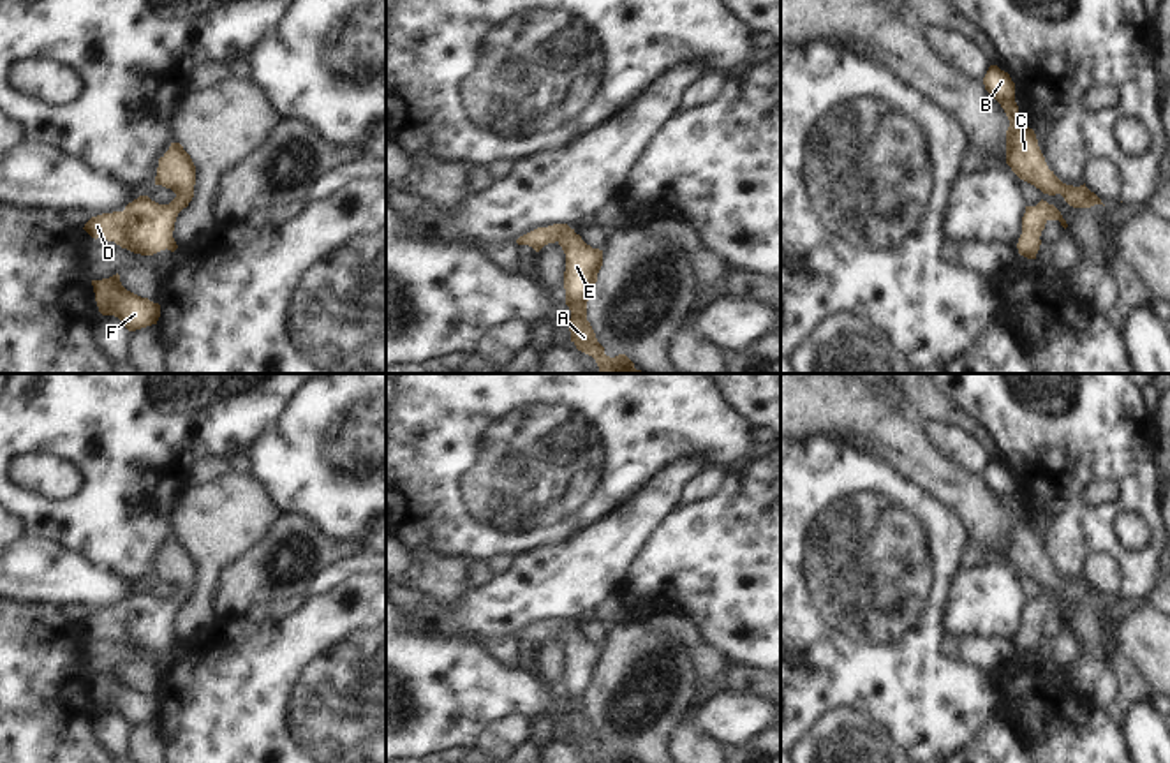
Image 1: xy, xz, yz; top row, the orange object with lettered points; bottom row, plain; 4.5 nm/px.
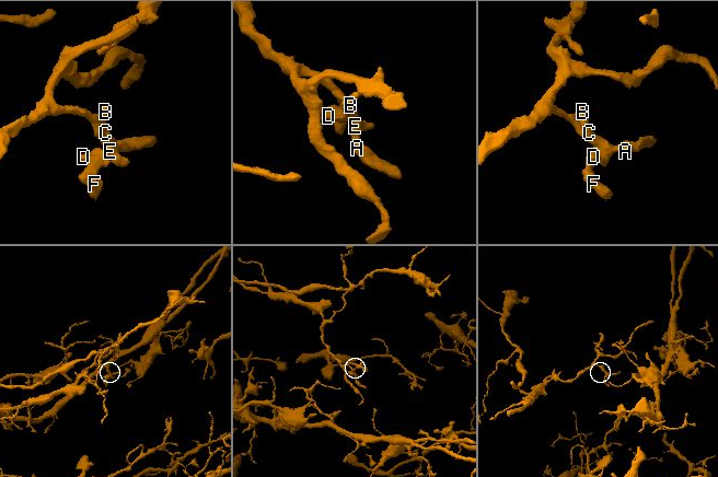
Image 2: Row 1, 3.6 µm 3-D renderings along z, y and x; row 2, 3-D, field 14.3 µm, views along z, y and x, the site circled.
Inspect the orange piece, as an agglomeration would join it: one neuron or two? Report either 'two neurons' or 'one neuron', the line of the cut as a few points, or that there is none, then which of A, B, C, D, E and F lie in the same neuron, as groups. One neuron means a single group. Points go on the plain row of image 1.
one neuron; cut none; groups A B C D E F

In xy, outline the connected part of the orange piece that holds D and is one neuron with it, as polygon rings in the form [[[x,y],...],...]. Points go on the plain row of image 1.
[[[171,537],[159,553],[155,580],[171,583],[176,592],[169,599],[159,599],[139,590],[123,606],[92,611],[83,624],[95,634],[115,636],[134,648],[153,650],[166,643],[174,647],[174,617],[192,596],[196,580],[196,560],[180,537]]]

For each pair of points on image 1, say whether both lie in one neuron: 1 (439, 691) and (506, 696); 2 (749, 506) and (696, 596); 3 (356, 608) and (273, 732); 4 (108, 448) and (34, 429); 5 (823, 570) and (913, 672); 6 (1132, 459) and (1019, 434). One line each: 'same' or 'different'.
1: same
2: same
3: same
4: same
5: same
6: same

